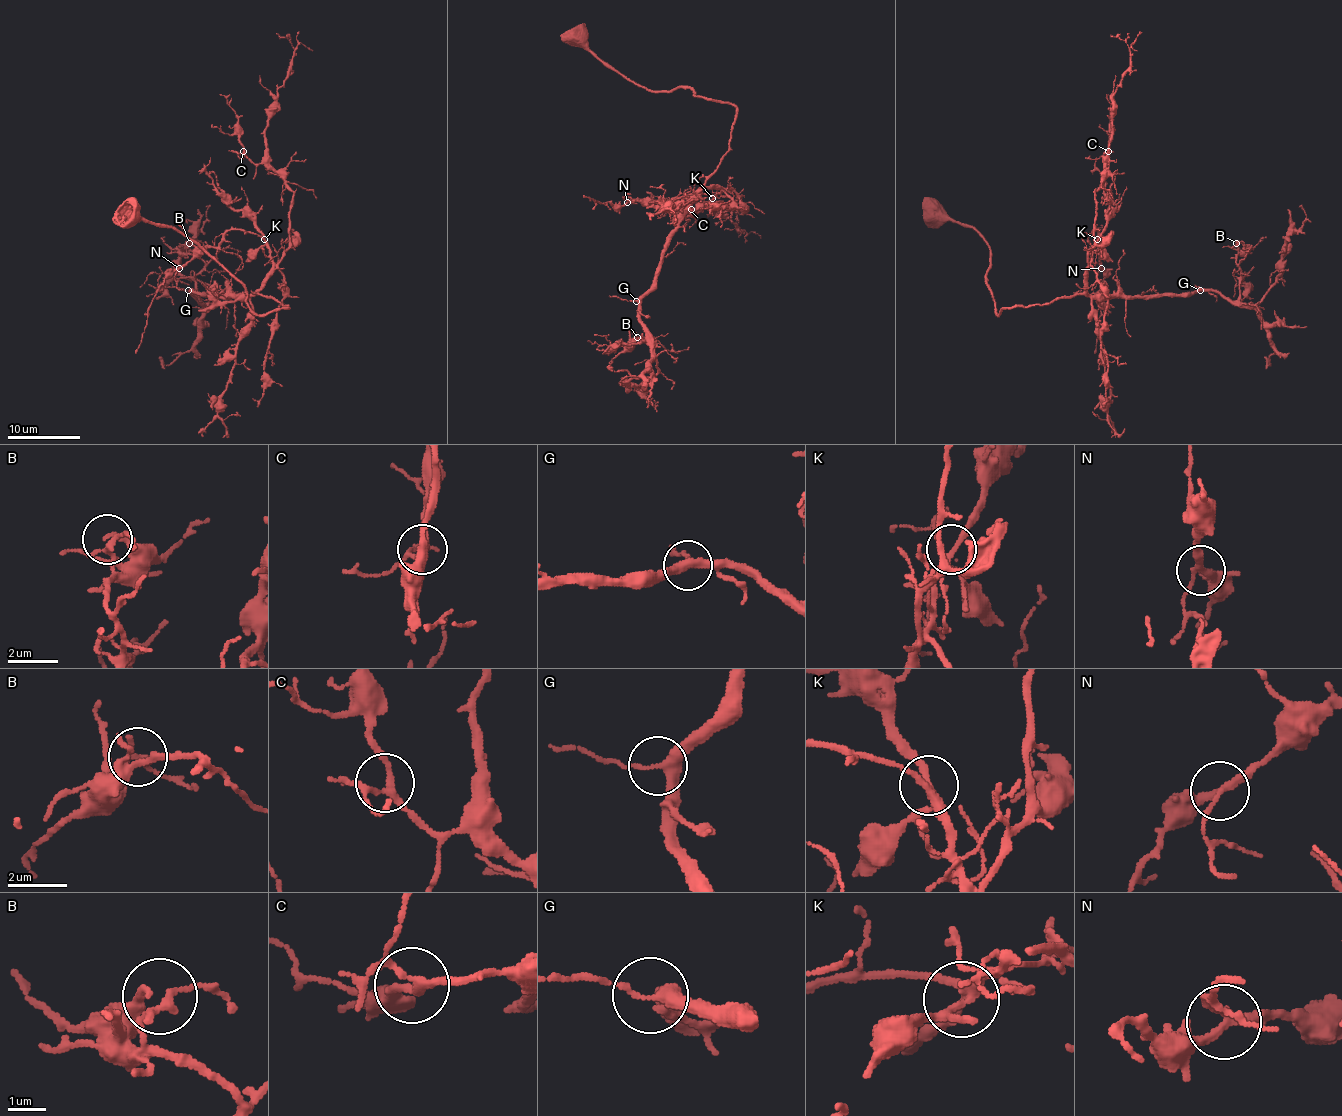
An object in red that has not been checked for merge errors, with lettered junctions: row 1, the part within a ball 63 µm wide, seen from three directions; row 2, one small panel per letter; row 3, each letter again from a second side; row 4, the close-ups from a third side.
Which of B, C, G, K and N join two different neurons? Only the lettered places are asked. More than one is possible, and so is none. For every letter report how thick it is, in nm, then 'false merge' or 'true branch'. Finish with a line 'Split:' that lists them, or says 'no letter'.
B: calibre 200 nm; true branch
C: calibre 190 nm; true branch
G: calibre 280 nm; true branch
K: calibre 240 nm; true branch
N: calibre 240 nm; true branch
Split: no letter

